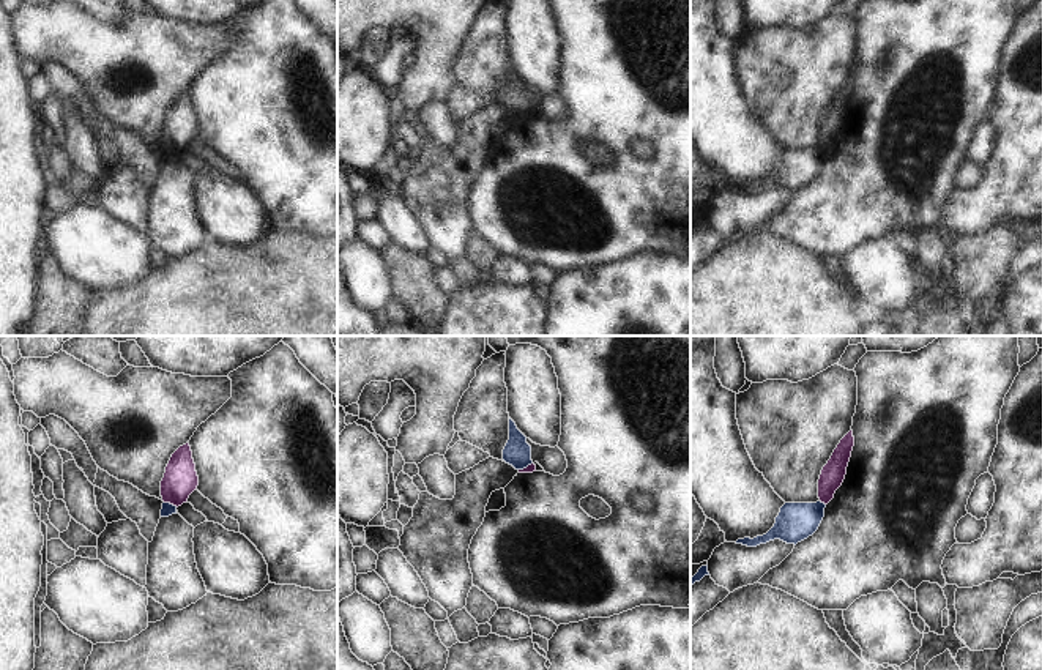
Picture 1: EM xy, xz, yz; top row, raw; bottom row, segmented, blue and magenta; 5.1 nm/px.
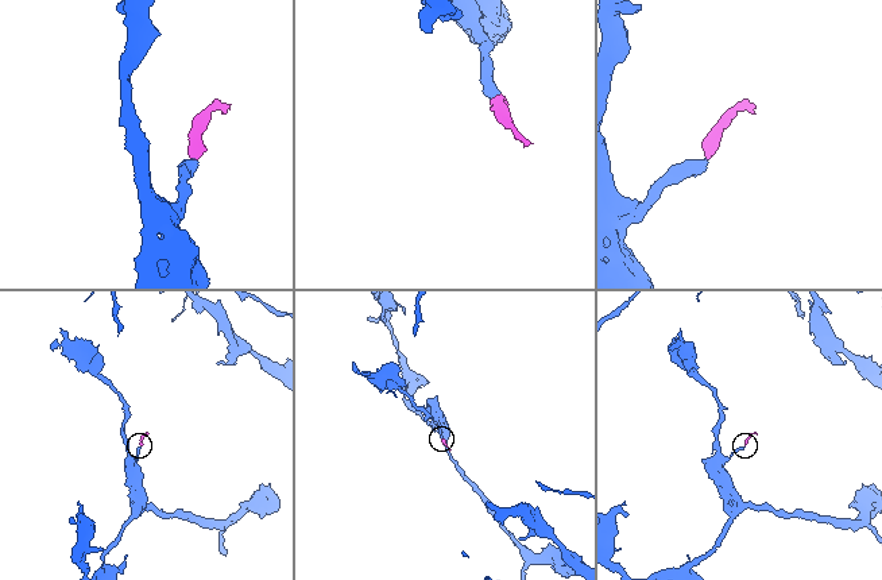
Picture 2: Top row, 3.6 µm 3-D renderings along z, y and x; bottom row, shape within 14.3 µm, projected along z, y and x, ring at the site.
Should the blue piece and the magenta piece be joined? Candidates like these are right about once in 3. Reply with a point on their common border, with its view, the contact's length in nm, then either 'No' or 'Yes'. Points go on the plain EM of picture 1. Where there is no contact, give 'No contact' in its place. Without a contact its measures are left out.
Touches blue at xy (169, 150). Shared border 80 nm. No

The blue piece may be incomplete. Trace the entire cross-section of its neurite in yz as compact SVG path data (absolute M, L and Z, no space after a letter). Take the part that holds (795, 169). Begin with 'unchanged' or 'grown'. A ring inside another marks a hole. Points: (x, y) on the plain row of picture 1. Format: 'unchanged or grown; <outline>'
unchanged; M821 148L817 150L785 150L780 154L779 162L776 164L774 173L763 183L754 186L744 184L738 186L736 191L747 194L757 194L774 186L780 186L787 191L798 191L809 183L812 183L823 164L826 151Z

